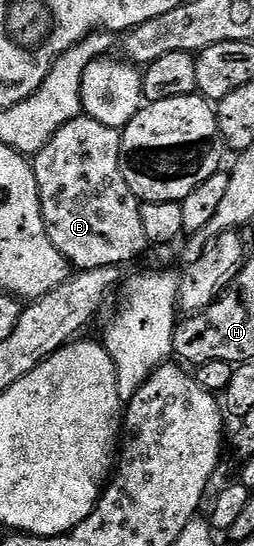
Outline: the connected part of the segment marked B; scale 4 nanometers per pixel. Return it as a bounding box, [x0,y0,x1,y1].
[32,115,151,270]

